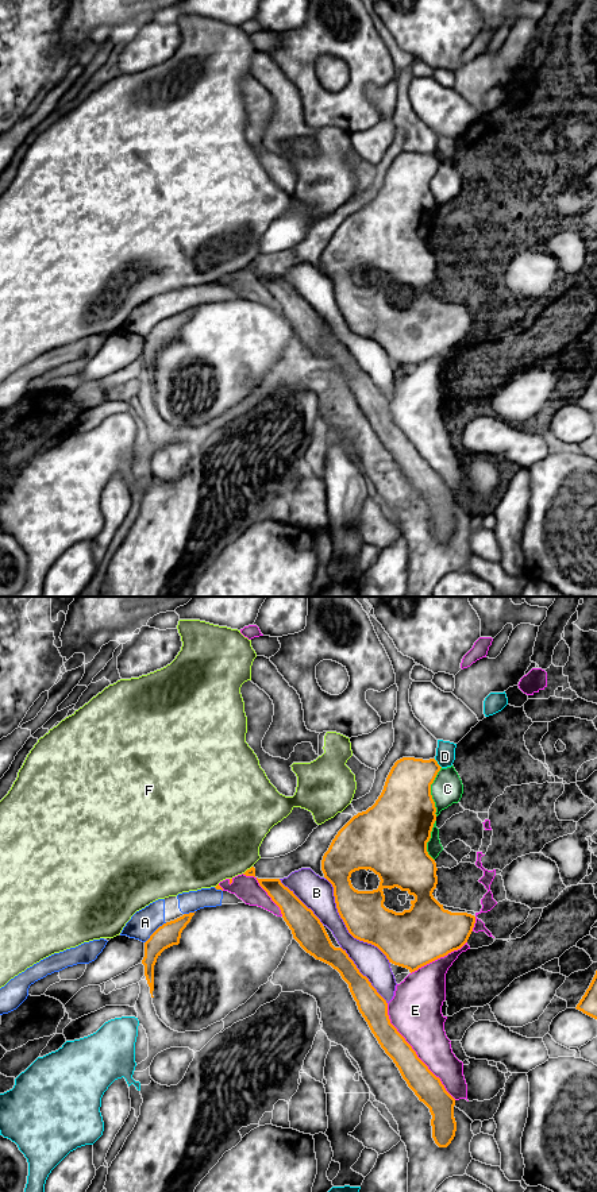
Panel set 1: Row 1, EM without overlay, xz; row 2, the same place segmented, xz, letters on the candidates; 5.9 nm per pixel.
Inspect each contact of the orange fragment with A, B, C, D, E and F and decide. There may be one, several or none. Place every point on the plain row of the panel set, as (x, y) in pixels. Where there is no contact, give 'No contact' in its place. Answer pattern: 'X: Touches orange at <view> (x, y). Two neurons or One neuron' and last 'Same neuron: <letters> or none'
A: Touches orange at xz (154, 327). Two neurons
B: Touches orange at xz (346, 321). Two neurons
C: Touches orange at xz (430, 186). Two neurons
D: Touches orange at xz (436, 158). Two neurons
E: Touches orange at xz (415, 447). Two neurons
F: Touches orange at xz (247, 265). Two neurons
Same neuron: none

